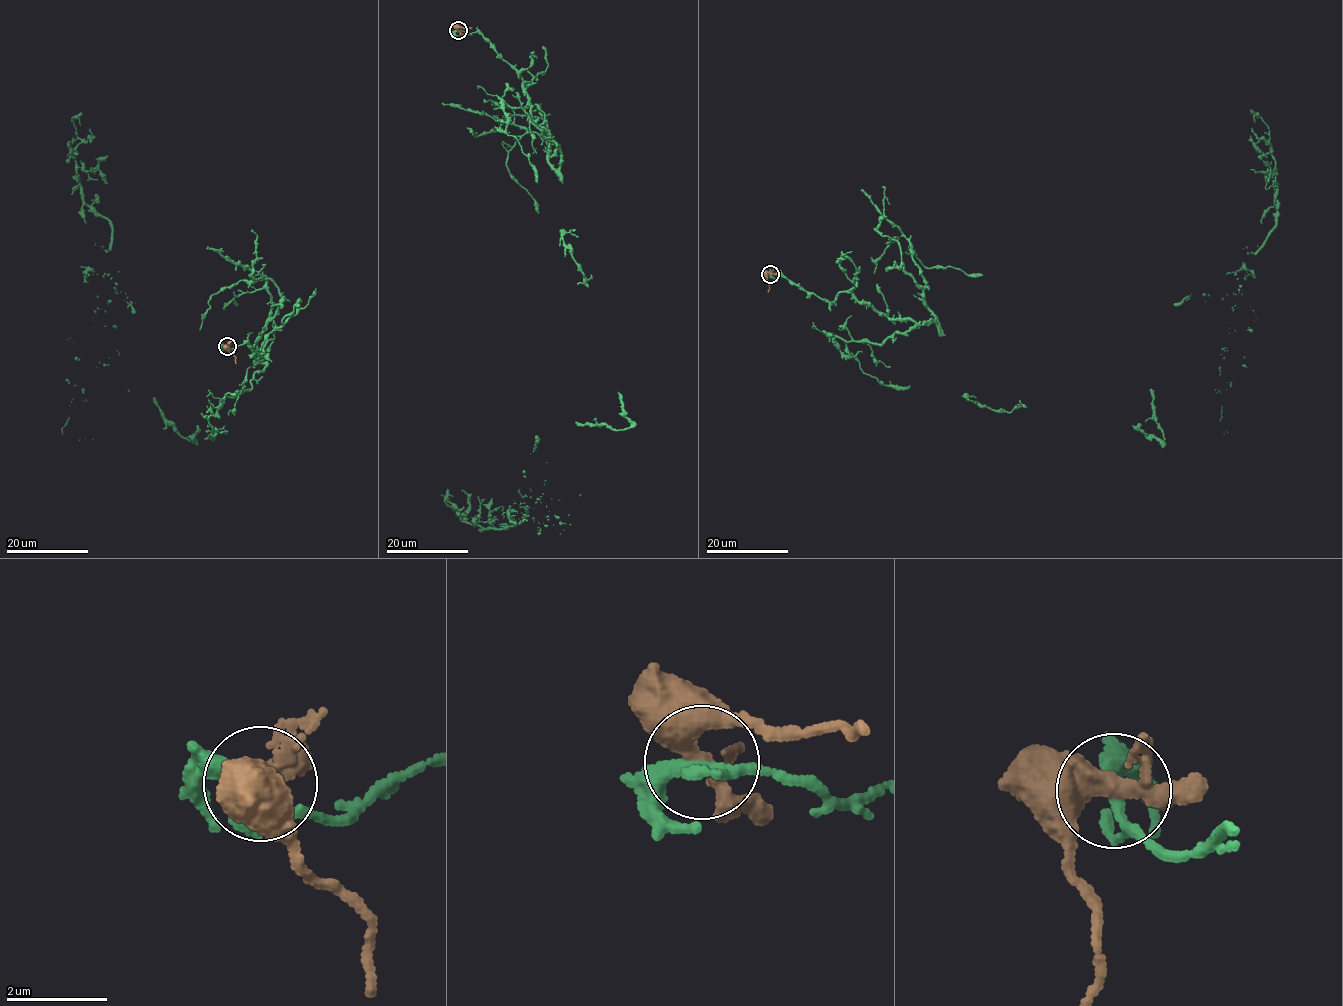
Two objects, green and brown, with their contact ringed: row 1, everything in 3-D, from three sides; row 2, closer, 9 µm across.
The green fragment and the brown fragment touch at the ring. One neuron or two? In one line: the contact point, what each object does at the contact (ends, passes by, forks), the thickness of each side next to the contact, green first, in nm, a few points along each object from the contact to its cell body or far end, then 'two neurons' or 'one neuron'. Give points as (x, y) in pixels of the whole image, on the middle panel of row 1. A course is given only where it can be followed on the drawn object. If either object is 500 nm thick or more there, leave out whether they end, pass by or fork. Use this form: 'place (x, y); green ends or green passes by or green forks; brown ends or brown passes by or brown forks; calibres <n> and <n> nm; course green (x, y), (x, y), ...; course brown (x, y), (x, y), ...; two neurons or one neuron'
place (458, 30); green forks; brown forks; calibres 240 and 360 nm; course green (458, 31), (515, 70), (559, 148), (502, 101), (630, 423), (576, 423), (523, 520), (475, 526), (453, 496); course brown (458, 31), (460, 27), (471, 27); two neurons

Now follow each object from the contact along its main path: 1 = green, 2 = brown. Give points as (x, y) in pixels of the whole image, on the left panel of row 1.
1: (227, 346), (267, 360), (184, 438), (134, 303), (93, 271), (112, 231), (80, 125)
2: (227, 346), (236, 363)

